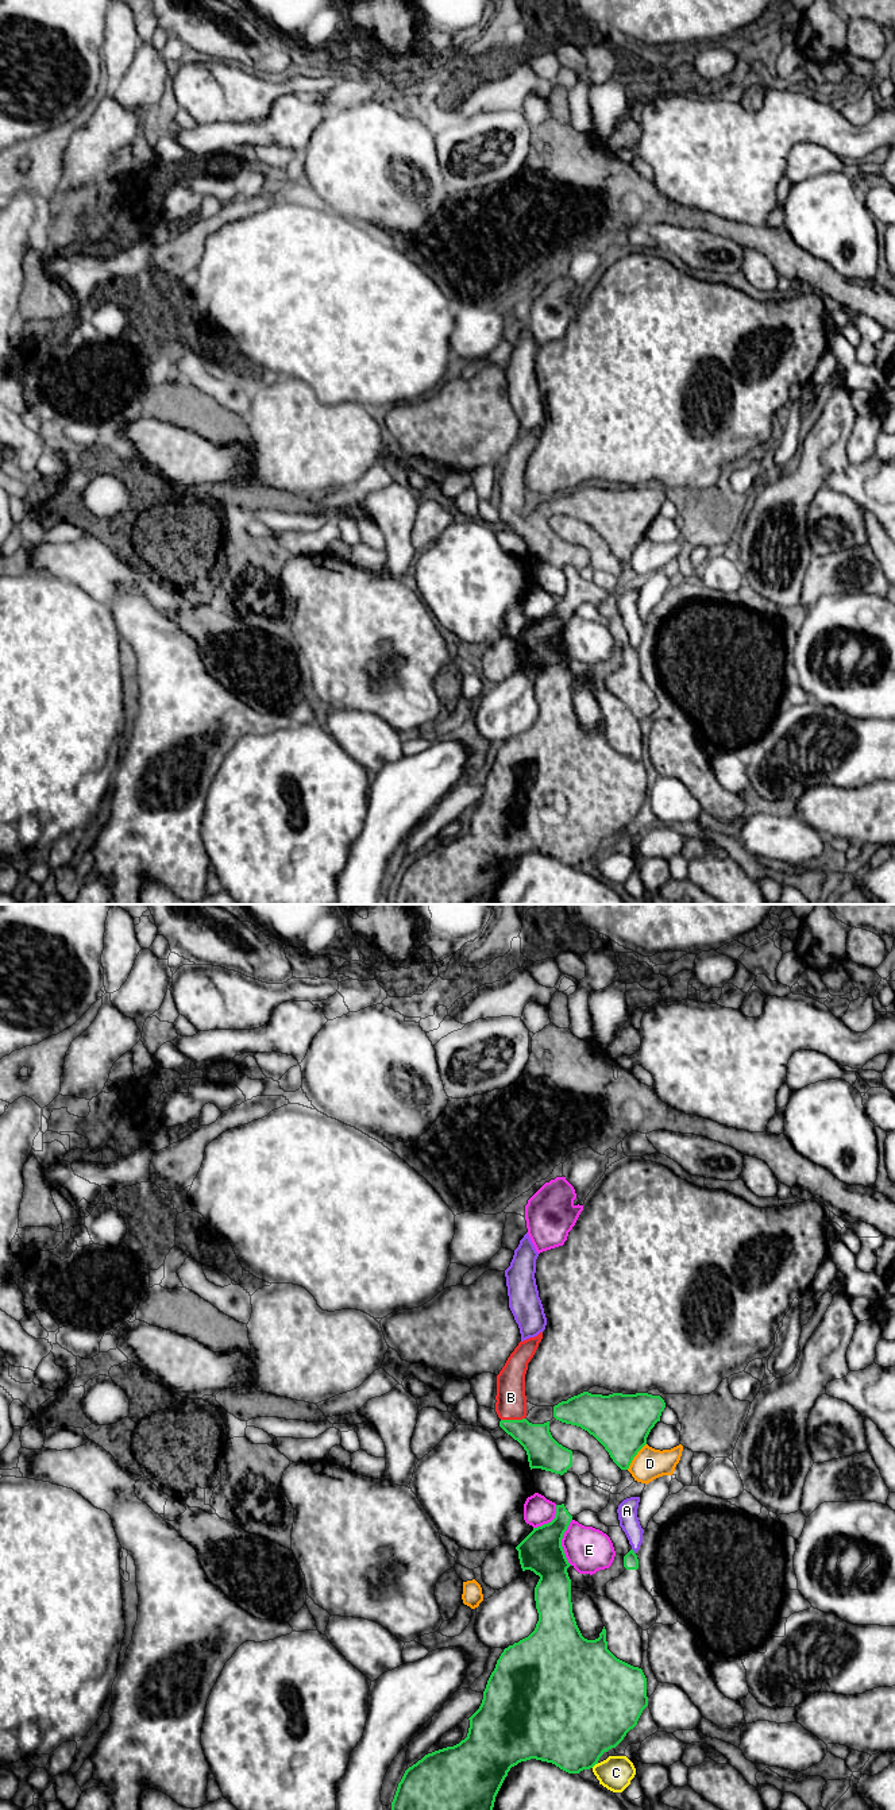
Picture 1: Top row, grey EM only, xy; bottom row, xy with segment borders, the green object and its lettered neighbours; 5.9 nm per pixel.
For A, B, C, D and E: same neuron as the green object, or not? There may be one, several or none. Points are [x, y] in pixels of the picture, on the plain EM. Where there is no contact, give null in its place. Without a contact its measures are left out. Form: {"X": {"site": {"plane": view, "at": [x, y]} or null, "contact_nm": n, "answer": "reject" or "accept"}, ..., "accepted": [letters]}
{"A": {"site": {"plane": "xy", "at": [633, 644]}, "contact_nm": 40, "answer": "reject"}, "B": {"site": {"plane": "xy", "at": [512, 513]}, "contact_nm": 140, "answer": "accept"}, "C": {"site": {"plane": "xy", "at": [594, 857]}, "contact_nm": 50, "answer": "reject"}, "D": {"site": {"plane": "xy", "at": [635, 548]}, "contact_nm": 200, "answer": "reject"}, "E": {"site": {"plane": "xy", "at": [560, 635]}, "contact_nm": 280, "answer": "reject"}, "accepted": ["B"]}

